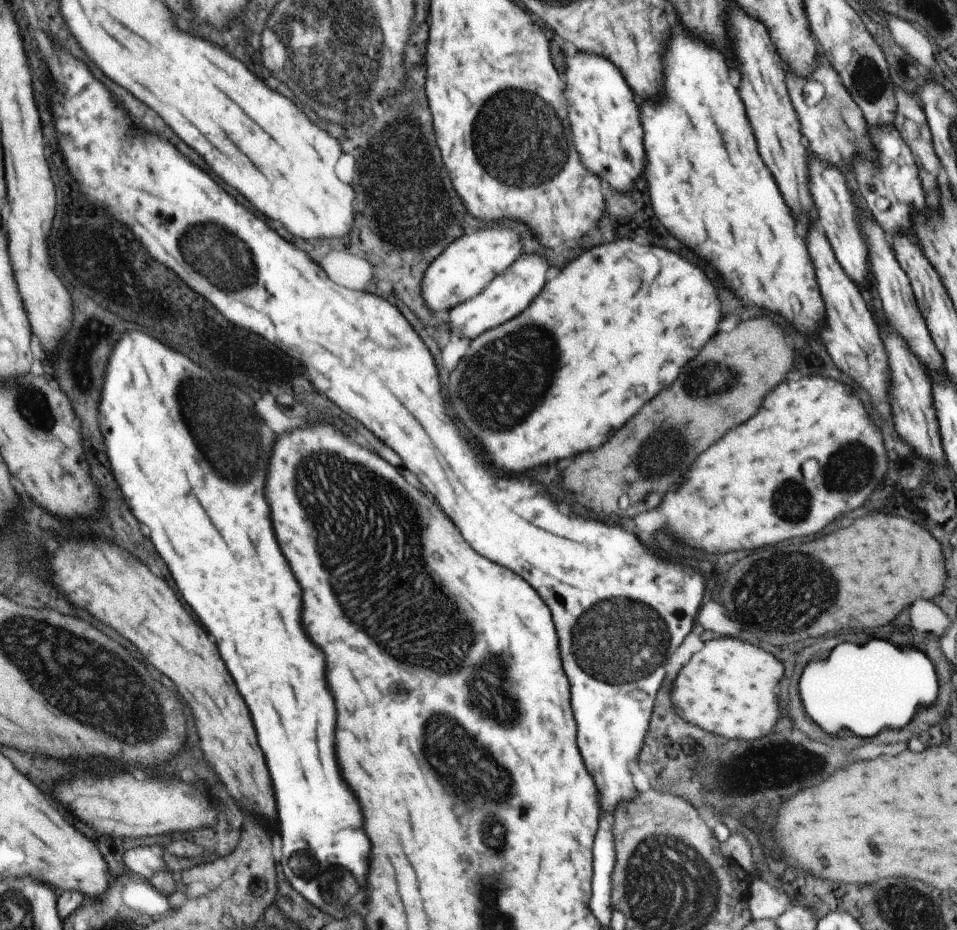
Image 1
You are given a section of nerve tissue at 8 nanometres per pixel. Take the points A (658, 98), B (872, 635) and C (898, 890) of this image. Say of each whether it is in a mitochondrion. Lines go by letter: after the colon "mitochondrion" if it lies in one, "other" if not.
A: other
B: other
C: mitochondrion

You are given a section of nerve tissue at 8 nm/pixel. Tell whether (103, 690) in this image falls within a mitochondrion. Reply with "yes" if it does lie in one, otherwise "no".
yes

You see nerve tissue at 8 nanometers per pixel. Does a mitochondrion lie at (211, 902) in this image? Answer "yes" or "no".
no

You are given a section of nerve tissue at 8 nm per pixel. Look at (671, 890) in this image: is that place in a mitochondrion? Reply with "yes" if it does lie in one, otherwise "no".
yes

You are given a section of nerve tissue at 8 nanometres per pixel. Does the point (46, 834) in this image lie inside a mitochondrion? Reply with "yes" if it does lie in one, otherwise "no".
no

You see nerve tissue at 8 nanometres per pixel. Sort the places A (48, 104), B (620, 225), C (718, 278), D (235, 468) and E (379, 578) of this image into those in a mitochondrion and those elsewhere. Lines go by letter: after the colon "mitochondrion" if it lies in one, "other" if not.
A: other
B: other
C: other
D: mitochondrion
E: mitochondrion

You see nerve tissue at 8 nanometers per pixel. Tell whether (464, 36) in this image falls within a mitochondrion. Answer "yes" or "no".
no

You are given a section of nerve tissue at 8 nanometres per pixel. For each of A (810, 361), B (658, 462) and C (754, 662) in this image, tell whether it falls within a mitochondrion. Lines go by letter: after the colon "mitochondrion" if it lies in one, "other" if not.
A: other
B: mitochondrion
C: other

